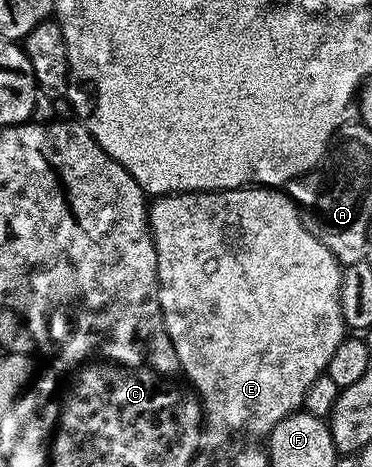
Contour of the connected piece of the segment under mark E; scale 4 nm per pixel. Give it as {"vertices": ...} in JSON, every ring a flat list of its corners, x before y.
{"vertices":[[248,186,242,190,194,190,188,194,165,194,150,203,147,221,151,224,153,244,157,248,159,310,163,314,161,326,169,340,173,340,173,348,177,348,182,377,188,378,186,381,194,387,199,401,203,403,206,433,208,430,215,442,225,441,234,430,260,436,270,434,277,423,285,420,285,416,302,407,309,384,327,372,329,360,333,352,337,352,337,344,348,337,349,327,343,320,339,299,344,267,340,266,333,252,329,252,329,248,325,248,325,244,321,244,321,240,305,228,295,201,279,188]]}

